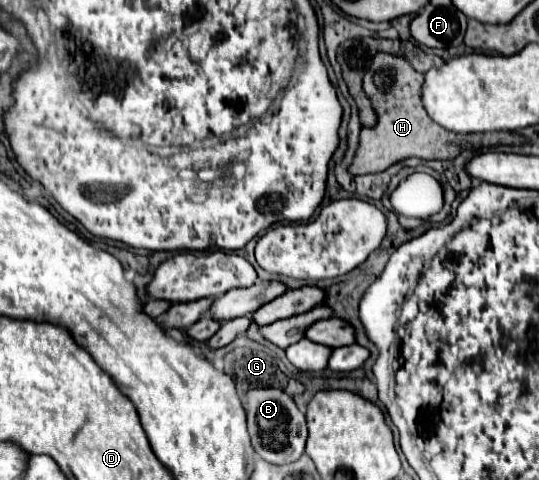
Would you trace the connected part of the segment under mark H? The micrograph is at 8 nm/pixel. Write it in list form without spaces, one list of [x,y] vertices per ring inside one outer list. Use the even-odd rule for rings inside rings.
[[[381,53],[379,63],[381,65],[369,67],[371,71],[367,71],[365,79],[363,79],[363,89],[371,97],[373,109],[375,109],[379,121],[373,129],[361,131],[361,143],[359,143],[359,149],[357,149],[357,159],[349,167],[349,171],[353,175],[379,173],[379,171],[385,171],[387,167],[391,167],[391,165],[395,165],[403,159],[409,159],[409,157],[419,157],[423,161],[455,159],[463,149],[471,147],[469,137],[455,135],[455,133],[449,133],[447,129],[441,129],[441,125],[431,121],[431,117],[425,113],[425,107],[423,107],[423,101],[421,101],[421,81],[423,81],[421,73],[411,71],[409,63],[405,59],[393,57],[389,53]],[[379,67],[395,71],[391,91],[381,91],[381,89],[375,87],[373,73]]]

